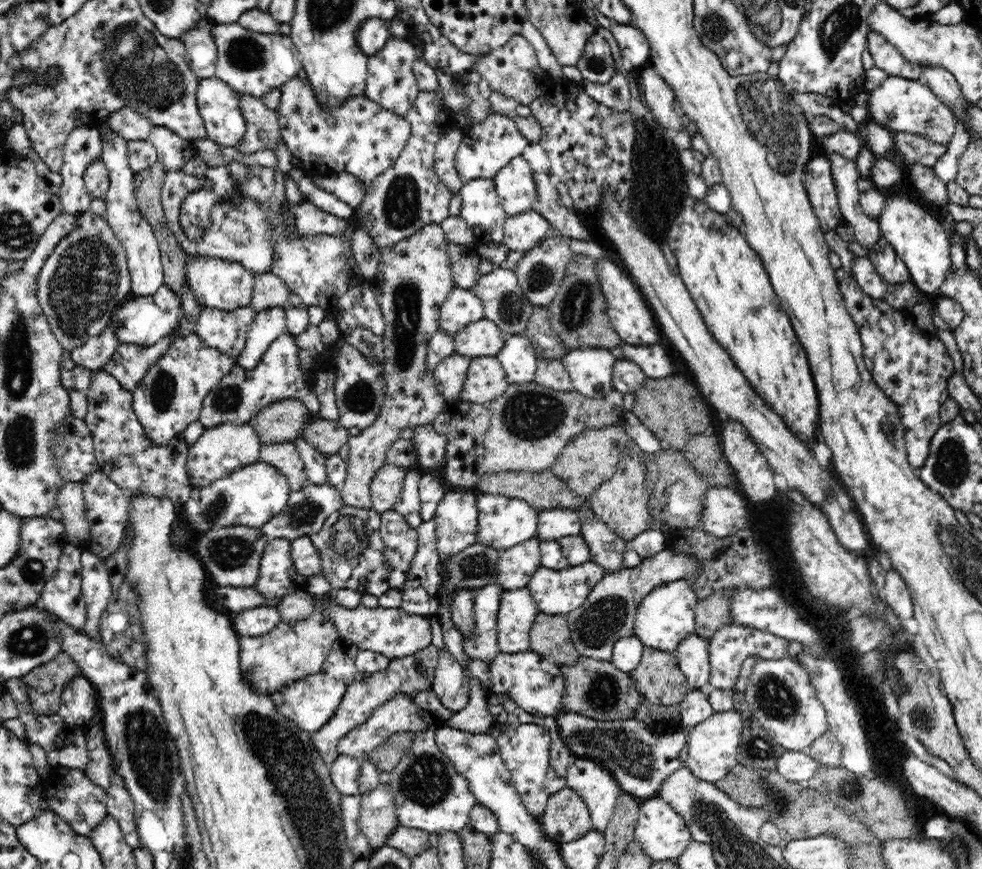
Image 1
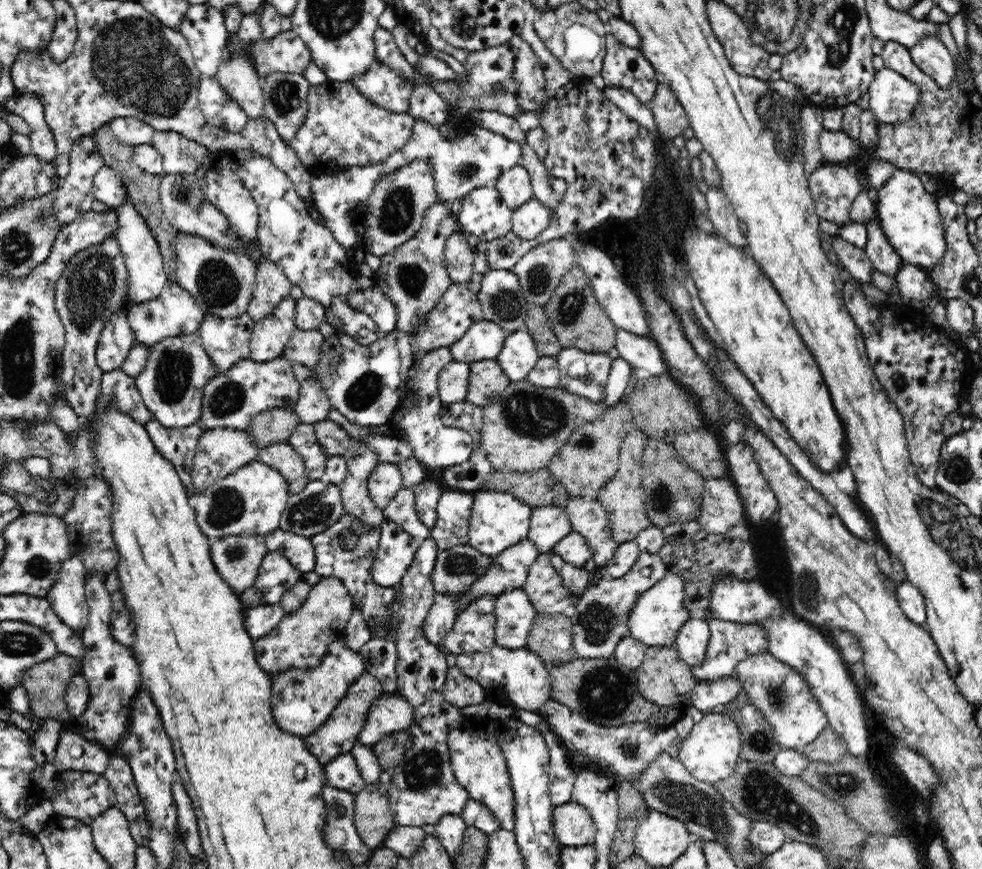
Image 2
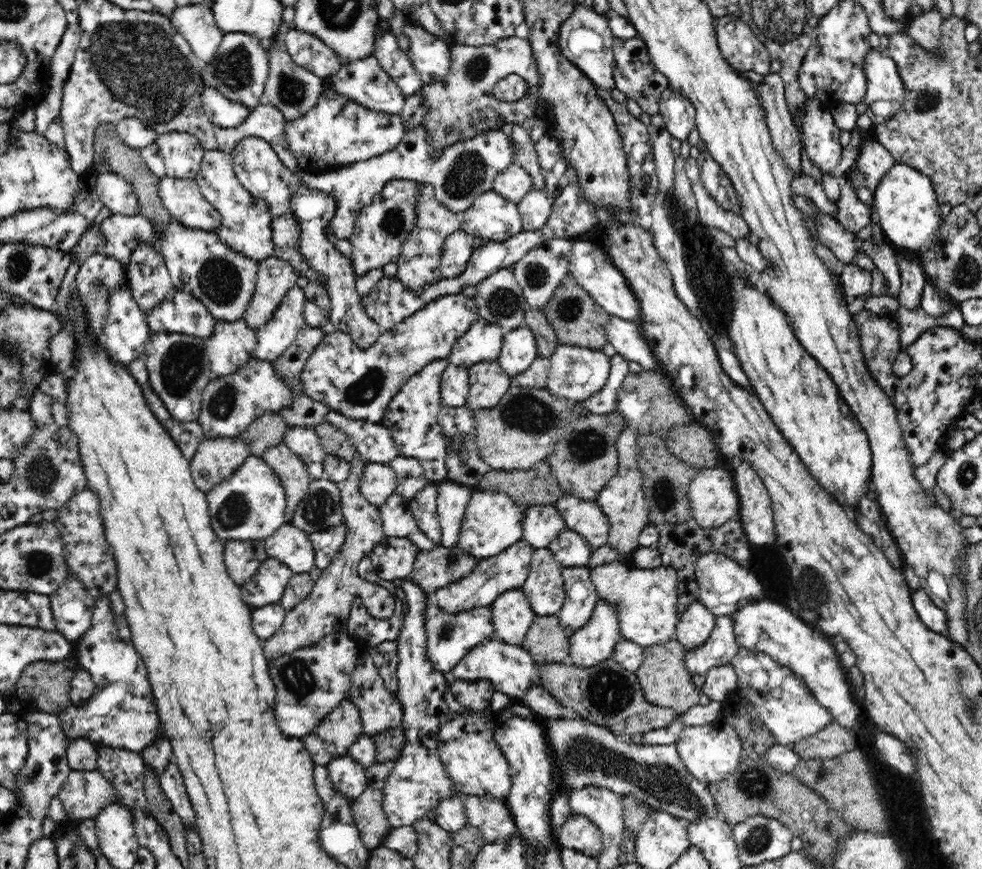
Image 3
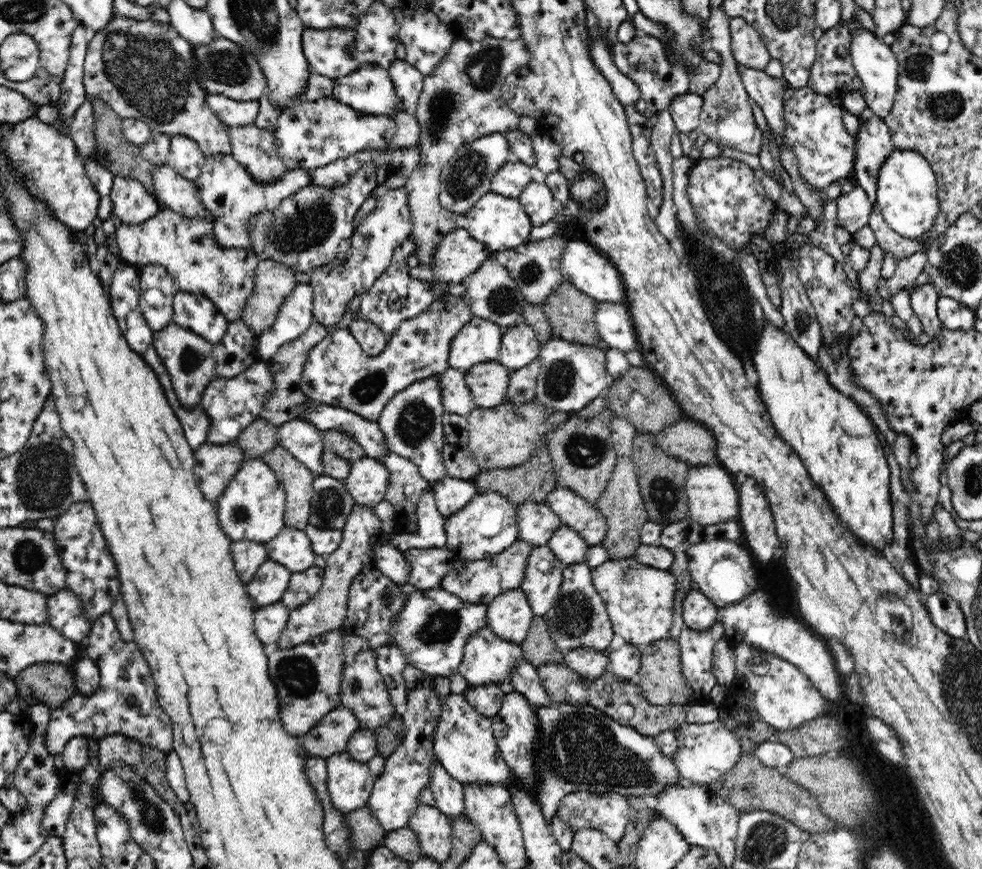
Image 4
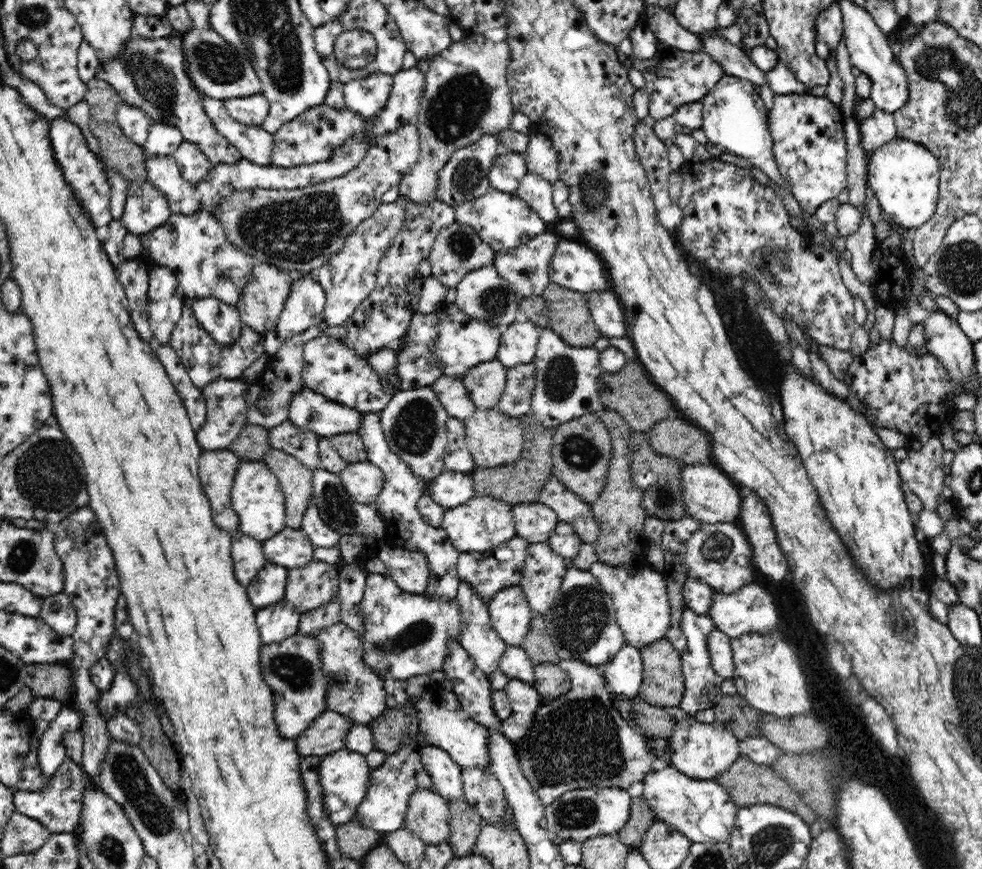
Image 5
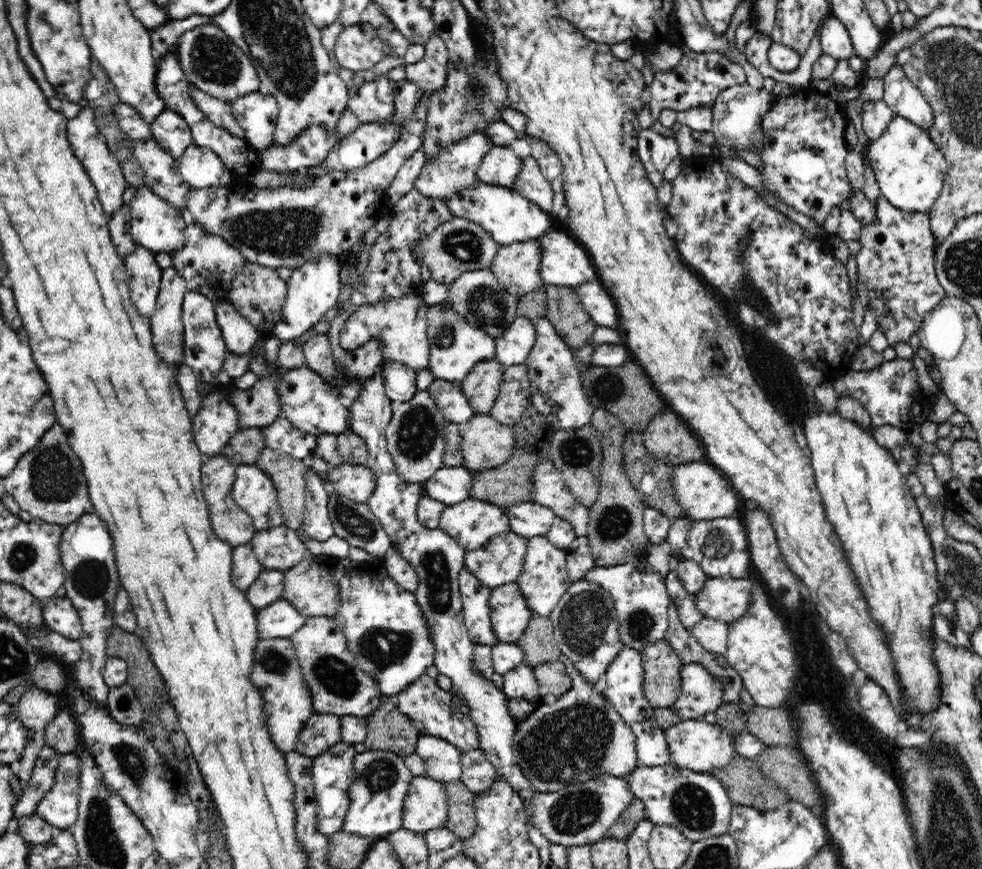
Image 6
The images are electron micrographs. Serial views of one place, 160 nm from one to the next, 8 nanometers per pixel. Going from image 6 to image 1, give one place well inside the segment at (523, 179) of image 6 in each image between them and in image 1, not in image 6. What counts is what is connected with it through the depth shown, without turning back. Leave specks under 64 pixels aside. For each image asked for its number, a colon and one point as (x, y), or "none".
1: (522, 232)
2: (529, 220)
3: (534, 208)
4: (537, 199)
5: (537, 192)

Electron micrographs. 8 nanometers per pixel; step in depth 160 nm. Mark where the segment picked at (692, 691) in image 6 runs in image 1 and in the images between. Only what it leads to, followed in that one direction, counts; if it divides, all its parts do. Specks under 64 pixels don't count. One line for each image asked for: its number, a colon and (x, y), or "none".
1: (731, 644)
2: (729, 642)
3: (721, 646)
4: (696, 647)
5: (701, 691)

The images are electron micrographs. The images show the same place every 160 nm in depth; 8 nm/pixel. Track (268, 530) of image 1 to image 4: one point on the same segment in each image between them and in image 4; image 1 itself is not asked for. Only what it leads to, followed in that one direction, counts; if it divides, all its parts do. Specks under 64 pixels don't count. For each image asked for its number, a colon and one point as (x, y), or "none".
2: (318, 505)
3: (319, 510)
4: (331, 501)

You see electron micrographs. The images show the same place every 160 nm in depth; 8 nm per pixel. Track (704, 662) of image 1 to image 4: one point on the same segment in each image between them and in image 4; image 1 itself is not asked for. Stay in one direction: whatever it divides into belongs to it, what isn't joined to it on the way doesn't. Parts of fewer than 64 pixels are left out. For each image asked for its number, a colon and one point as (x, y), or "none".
2: (691, 643)
3: (695, 625)
4: (699, 613)

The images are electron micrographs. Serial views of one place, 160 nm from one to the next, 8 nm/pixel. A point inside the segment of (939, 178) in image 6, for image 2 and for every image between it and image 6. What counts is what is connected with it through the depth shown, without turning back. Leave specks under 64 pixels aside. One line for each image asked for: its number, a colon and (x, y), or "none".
2: (908, 214)
3: (910, 215)
4: (907, 196)
5: (904, 177)

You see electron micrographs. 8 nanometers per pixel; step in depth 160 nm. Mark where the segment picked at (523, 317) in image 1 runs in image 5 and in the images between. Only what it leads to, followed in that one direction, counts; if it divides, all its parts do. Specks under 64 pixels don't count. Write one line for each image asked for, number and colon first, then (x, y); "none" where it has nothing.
2: (500, 295)
3: (499, 298)
4: (491, 292)
5: (483, 294)

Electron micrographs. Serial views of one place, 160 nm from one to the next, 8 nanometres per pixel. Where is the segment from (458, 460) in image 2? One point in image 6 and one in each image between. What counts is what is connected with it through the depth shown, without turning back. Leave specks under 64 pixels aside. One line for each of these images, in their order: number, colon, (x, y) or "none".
3: (412, 417)
4: (412, 420)
5: (414, 422)
6: (415, 437)

